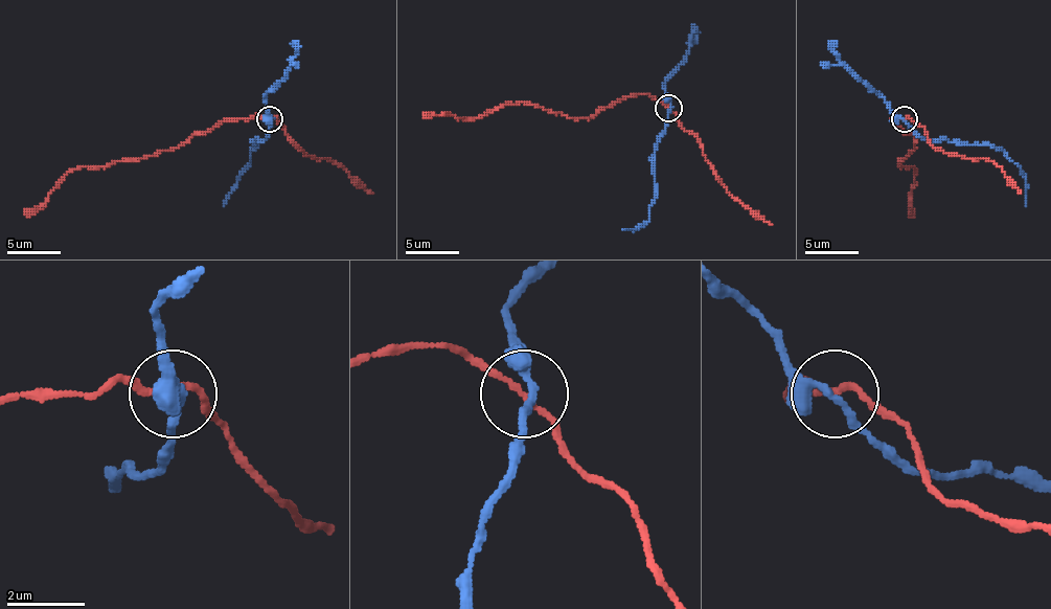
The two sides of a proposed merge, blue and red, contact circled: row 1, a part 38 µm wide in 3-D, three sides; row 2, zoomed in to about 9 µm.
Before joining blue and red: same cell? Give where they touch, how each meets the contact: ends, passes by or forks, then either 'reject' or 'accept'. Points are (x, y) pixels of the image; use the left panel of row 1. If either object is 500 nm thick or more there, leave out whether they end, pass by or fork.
place (270, 119); blue passes by; red passes by; accept

